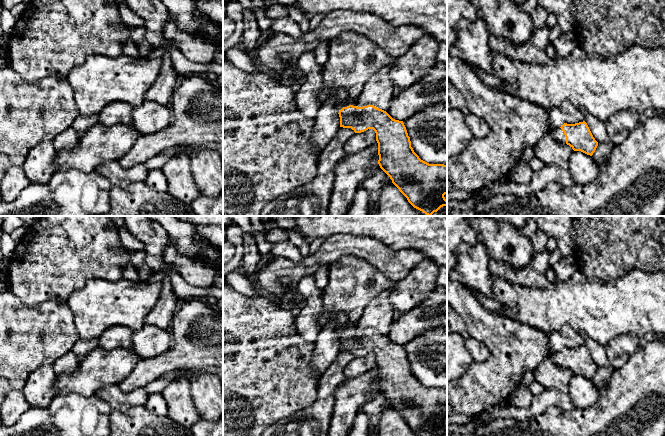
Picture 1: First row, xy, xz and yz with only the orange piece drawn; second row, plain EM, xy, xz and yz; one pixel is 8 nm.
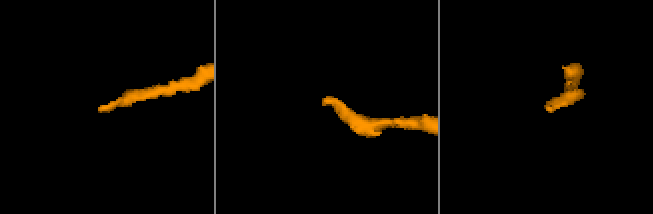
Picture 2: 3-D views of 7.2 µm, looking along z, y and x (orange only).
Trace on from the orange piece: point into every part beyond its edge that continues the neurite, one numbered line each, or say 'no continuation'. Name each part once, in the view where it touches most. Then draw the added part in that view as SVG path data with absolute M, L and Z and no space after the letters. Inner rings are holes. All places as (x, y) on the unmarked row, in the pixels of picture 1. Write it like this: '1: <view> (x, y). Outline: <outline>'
1: yz (558, 359). Outline: M561 352L552 354L549 357L551 361L553 362L553 364L555 364L556 366L561 367L561 368L566 368L566 361Z

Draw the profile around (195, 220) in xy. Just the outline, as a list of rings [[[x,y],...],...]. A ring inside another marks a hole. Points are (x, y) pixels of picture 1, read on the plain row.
[[[175,216],[195,226],[216,225],[223,228],[223,216]]]

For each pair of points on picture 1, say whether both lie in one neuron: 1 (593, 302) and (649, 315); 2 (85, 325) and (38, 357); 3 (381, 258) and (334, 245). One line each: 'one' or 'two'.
1: one
2: two
3: one

